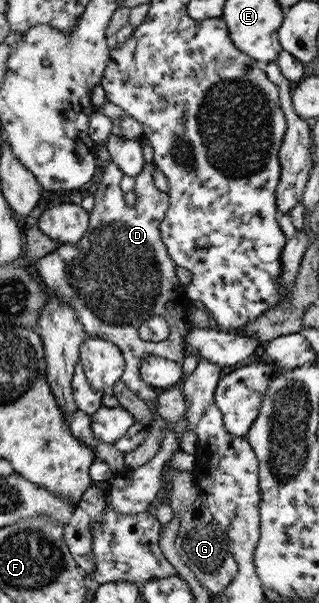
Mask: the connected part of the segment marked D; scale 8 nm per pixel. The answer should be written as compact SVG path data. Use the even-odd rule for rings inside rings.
M112 161L107 167L103 167L102 179L92 191L94 208L89 213L89 224L86 233L78 244L61 244L56 251L45 255L36 261L36 267L40 269L40 276L44 284L53 293L75 308L75 314L79 316L84 332L87 336L103 337L112 341L122 351L126 361L126 370L121 377L122 382L142 399L152 412L152 421L159 421L160 417L155 400L157 393L140 376L138 362L142 357L152 355L154 357L166 357L182 365L184 357L184 335L187 335L189 309L193 303L187 297L186 289L181 286L176 276L177 265L171 257L162 241L160 222L169 206L168 194L154 186L154 165L144 163L144 169L135 177L136 203L127 205L124 200L124 192L120 190L120 180L123 171ZM154 316L162 316L170 325L170 336L163 341L152 342L140 339L139 328L148 319Z

